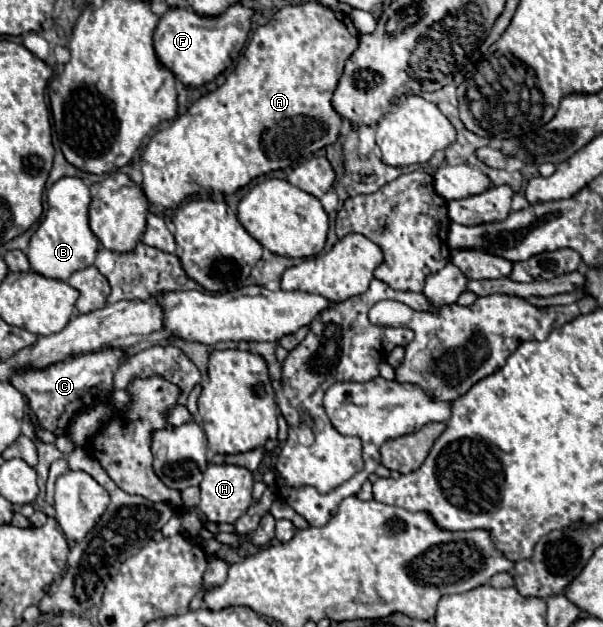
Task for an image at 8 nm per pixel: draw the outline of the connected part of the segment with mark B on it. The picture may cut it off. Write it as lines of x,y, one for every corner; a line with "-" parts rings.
61,177
47,191
47,215
27,247
27,257
33,271
45,277
67,281
77,269
93,265
93,259
99,251
99,239
89,227
89,203
91,191
79,177

